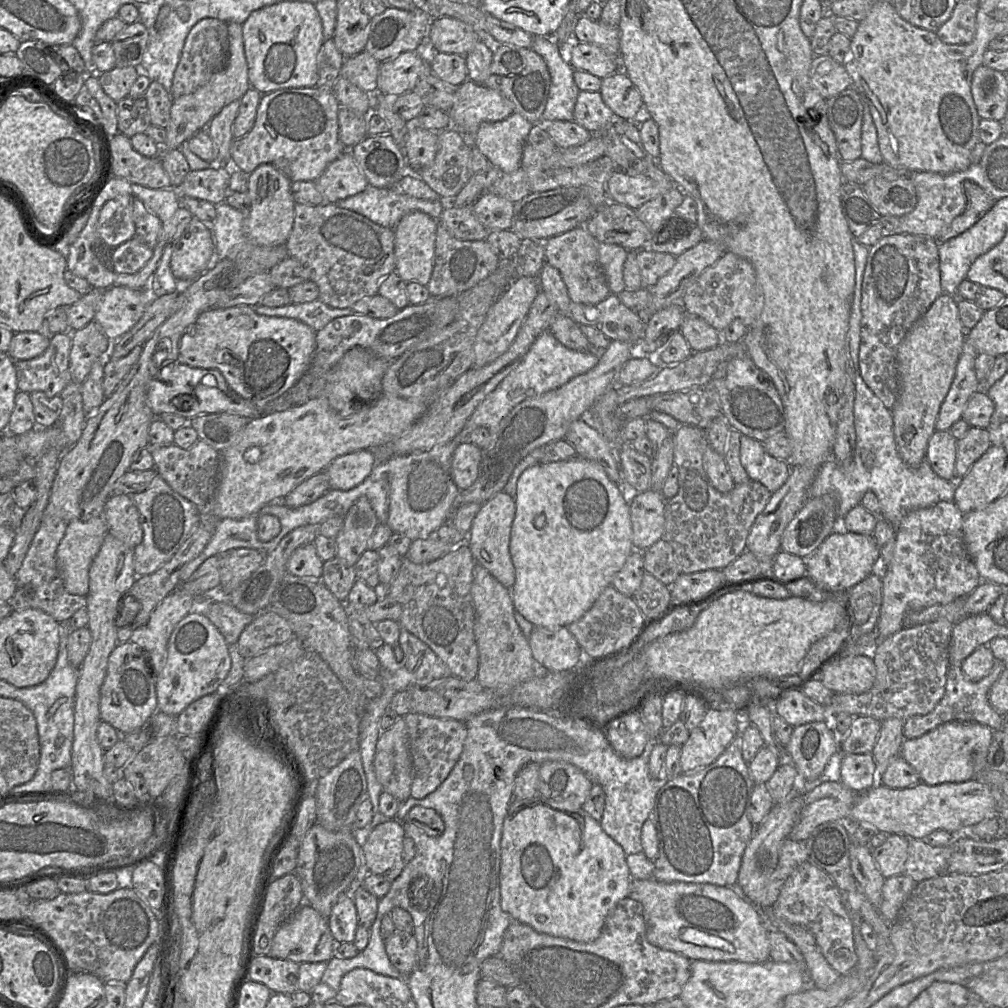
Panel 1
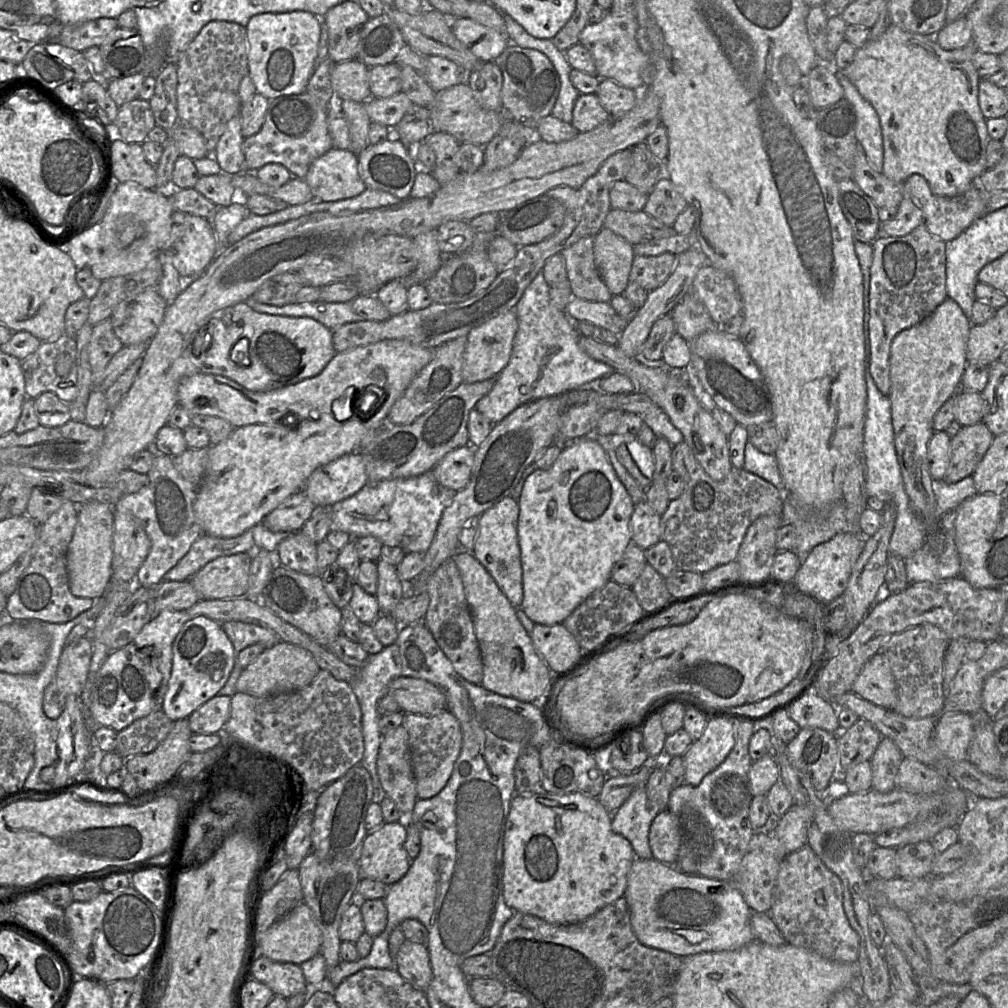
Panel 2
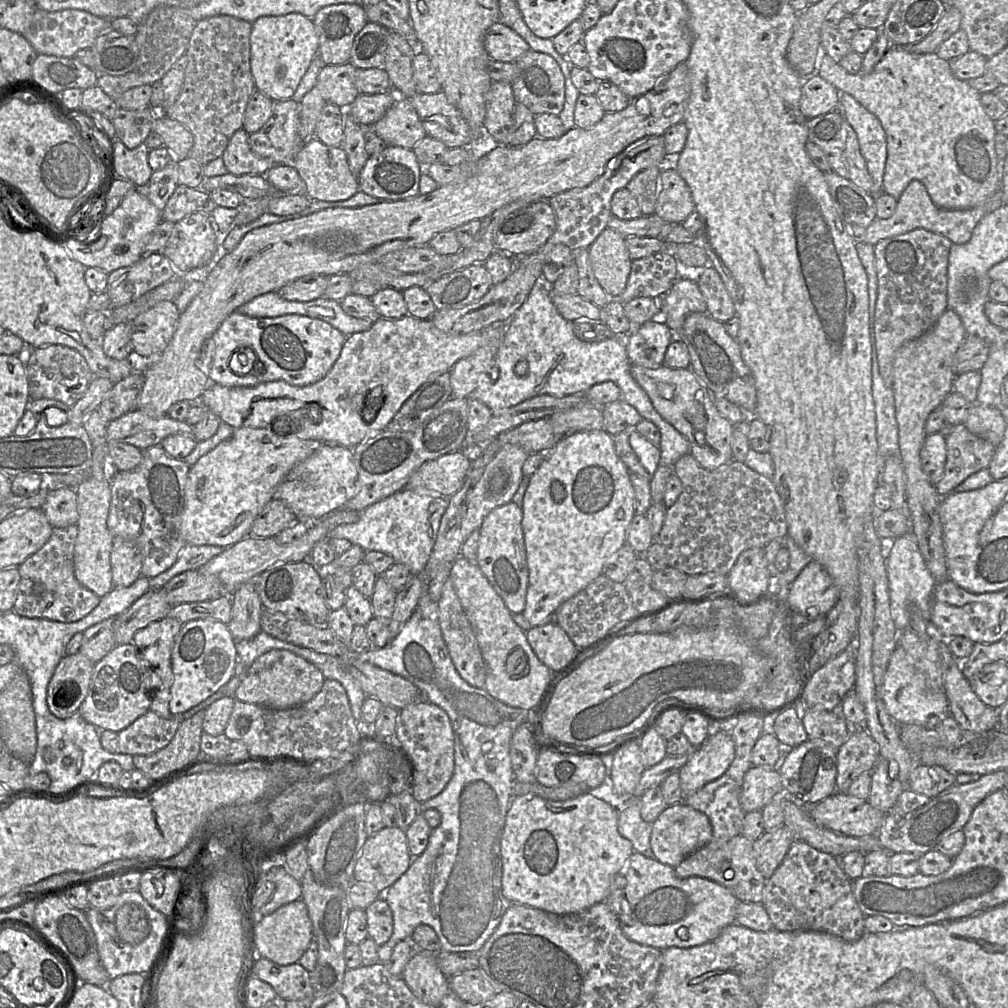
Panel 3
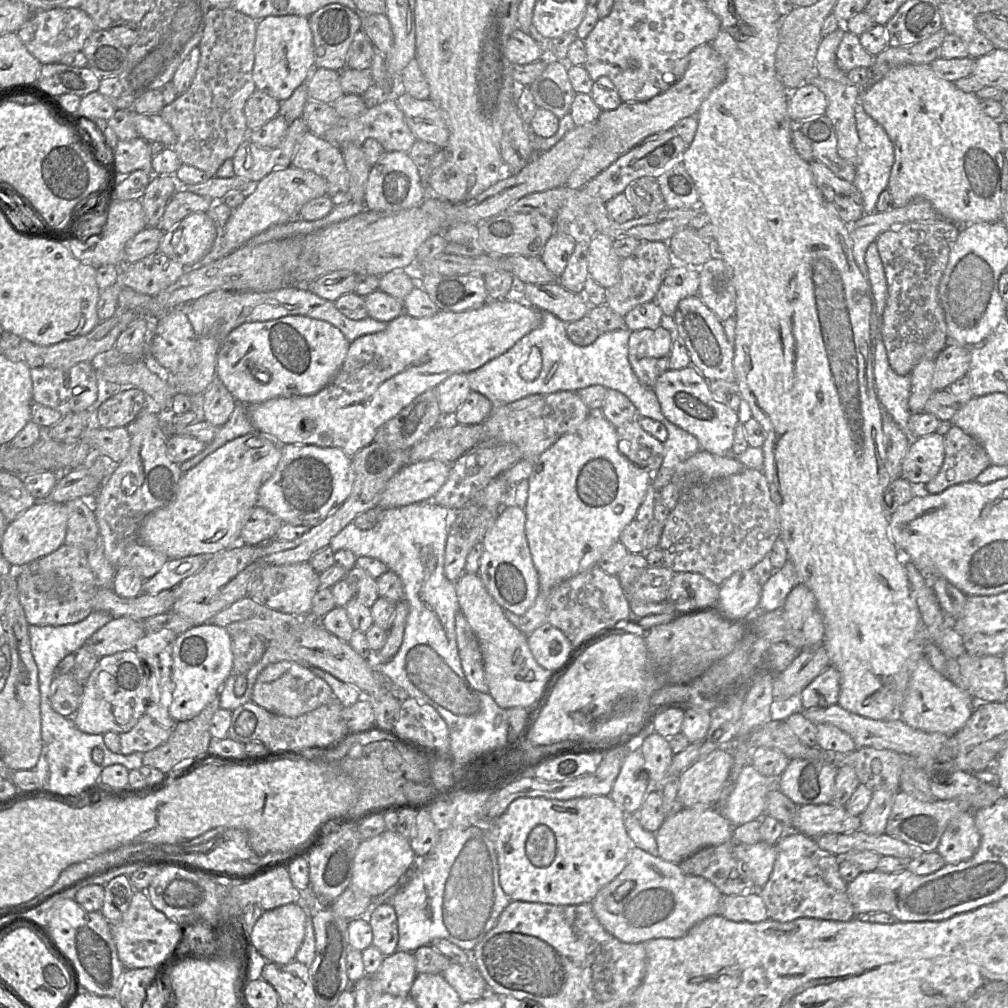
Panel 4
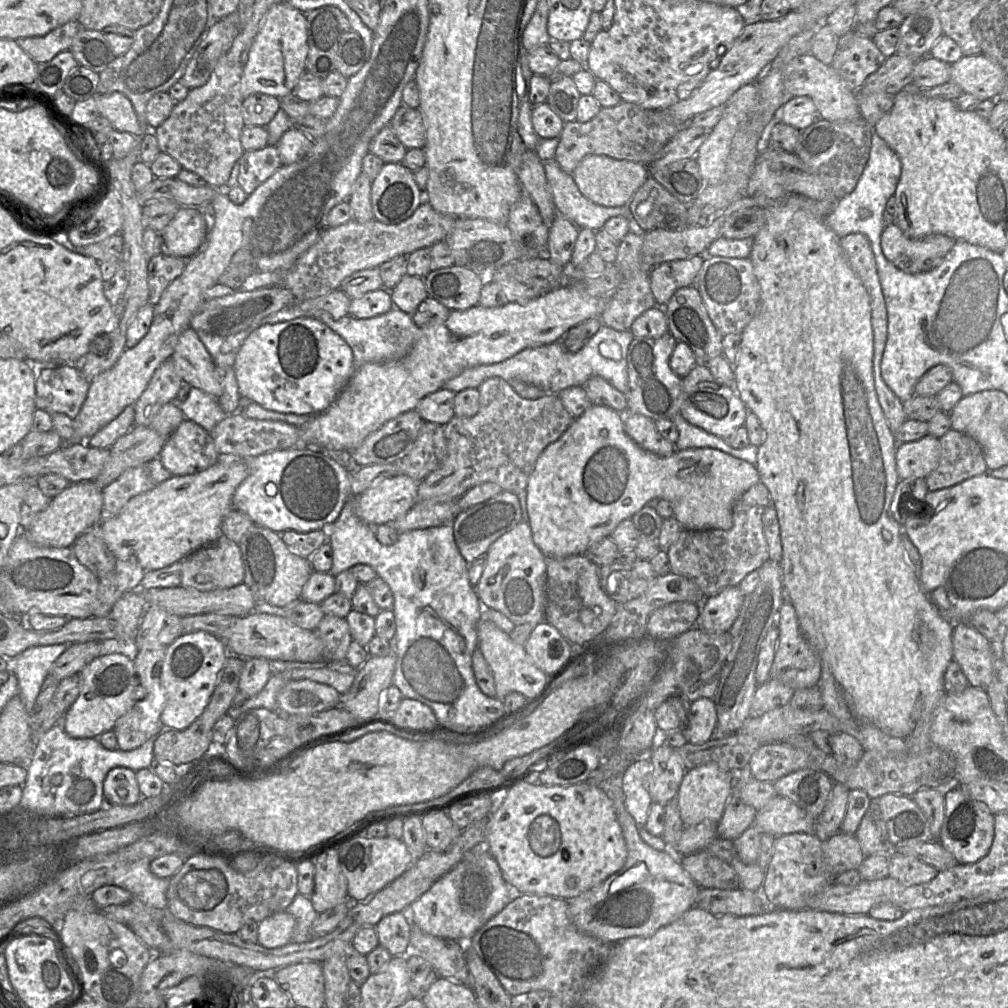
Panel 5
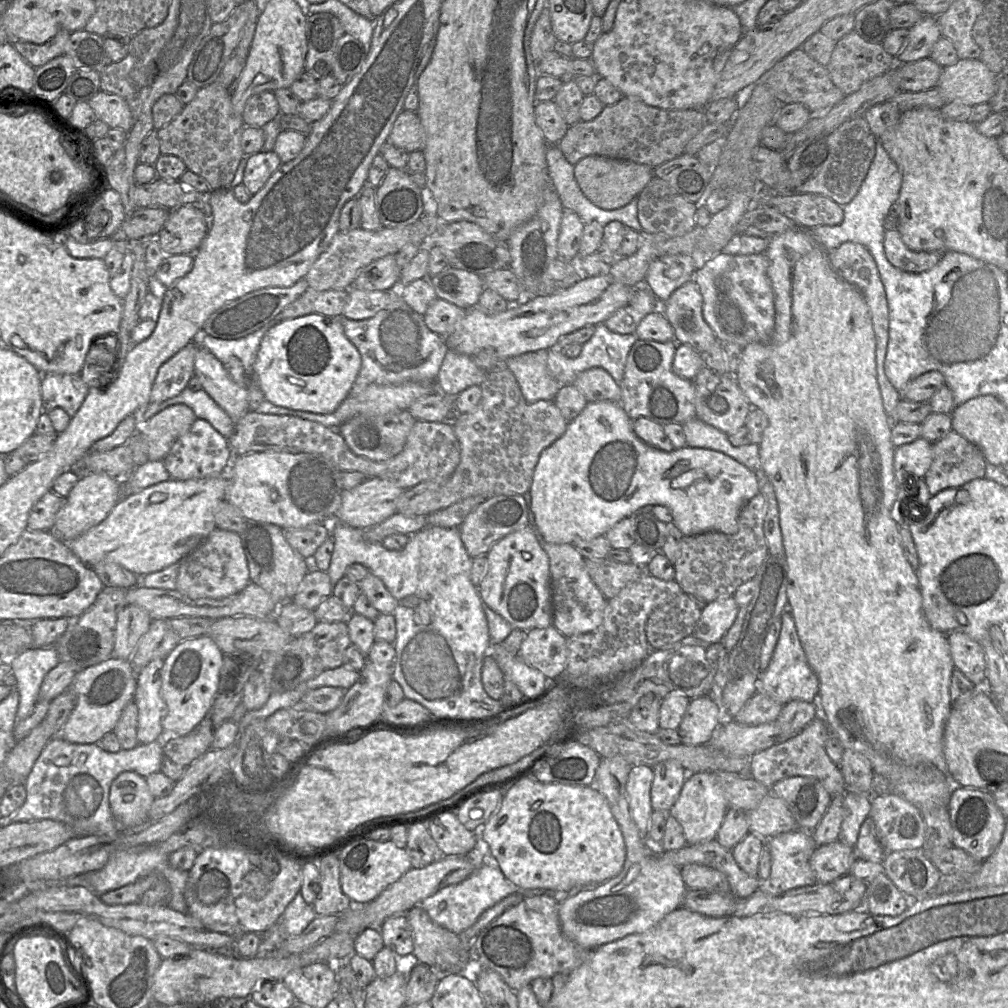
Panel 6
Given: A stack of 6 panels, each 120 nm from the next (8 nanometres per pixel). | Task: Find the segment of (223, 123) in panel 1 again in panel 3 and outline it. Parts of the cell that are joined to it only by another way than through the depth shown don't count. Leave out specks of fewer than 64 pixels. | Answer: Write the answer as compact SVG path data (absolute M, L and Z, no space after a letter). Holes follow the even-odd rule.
M238 129L223 152L222 159L229 173L234 175L264 175L275 164L255 154L249 144L249 134Z

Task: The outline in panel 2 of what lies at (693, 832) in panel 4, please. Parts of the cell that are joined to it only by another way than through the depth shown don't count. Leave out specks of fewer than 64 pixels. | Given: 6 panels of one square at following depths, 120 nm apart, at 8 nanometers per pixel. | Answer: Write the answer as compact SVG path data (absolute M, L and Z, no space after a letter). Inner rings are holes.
M665 809L655 816L649 830L649 846L653 858L667 865L675 865L680 845L679 820Z

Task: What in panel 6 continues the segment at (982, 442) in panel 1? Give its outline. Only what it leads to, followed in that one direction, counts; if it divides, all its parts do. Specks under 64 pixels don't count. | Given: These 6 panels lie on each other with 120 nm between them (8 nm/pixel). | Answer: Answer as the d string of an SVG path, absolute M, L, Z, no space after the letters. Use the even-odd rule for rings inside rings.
M955 431L932 445L932 463L923 477L931 495L985 477L986 460L982 452Z

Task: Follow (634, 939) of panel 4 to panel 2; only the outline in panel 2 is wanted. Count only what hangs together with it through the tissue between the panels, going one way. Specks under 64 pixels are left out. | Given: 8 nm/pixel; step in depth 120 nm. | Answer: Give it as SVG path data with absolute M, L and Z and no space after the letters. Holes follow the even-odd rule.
M635 858L628 874L624 897L630 909L633 931L647 947L686 957L703 952L732 951L755 940L751 927L752 911L741 893L727 881L685 874L674 865L654 858Z

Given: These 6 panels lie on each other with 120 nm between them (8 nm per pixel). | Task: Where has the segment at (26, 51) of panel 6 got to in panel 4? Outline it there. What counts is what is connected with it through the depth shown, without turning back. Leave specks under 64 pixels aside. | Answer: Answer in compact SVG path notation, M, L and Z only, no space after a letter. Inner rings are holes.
M54 8L34 11L29 20L16 33L27 50L42 65L59 63L60 59L71 52L82 52L85 41L96 30L91 18L80 8Z

